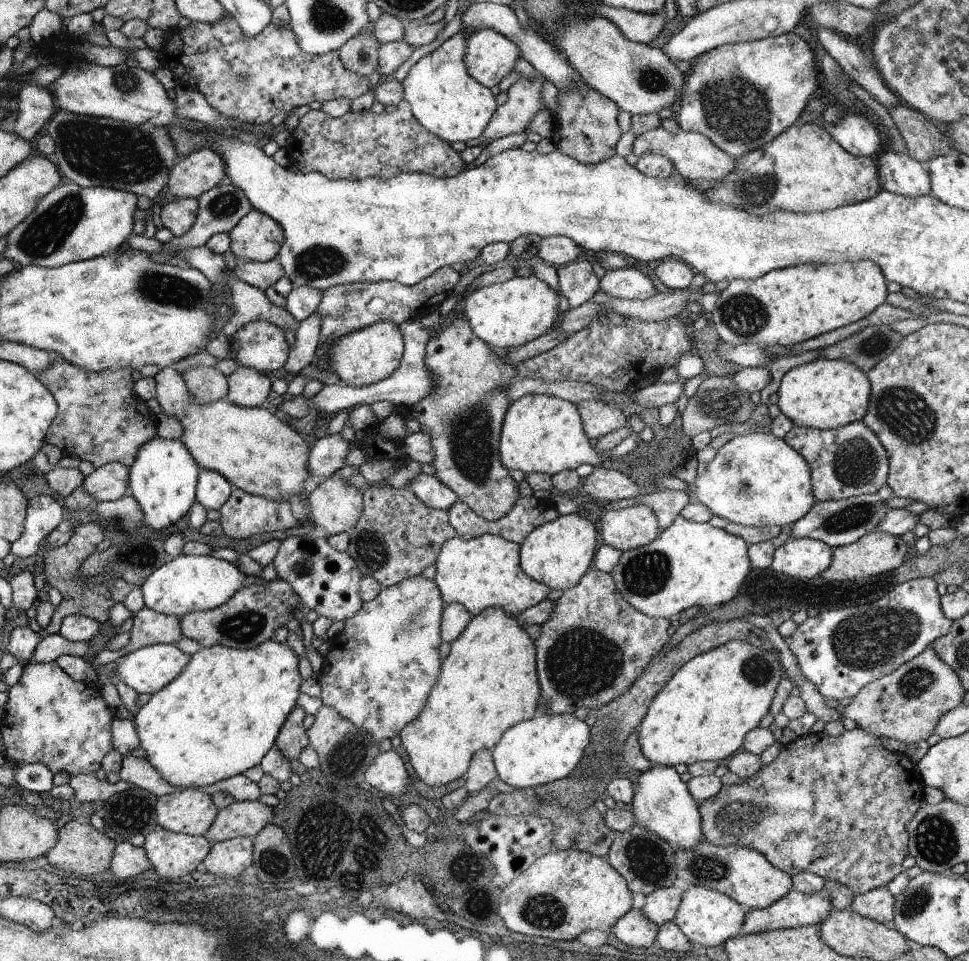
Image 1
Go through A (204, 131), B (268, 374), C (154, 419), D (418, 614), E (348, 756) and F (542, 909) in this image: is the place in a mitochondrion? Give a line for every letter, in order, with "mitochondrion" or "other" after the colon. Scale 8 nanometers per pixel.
A: other
B: other
C: other
D: mitochondrion
E: mitochondrion
F: mitochondrion

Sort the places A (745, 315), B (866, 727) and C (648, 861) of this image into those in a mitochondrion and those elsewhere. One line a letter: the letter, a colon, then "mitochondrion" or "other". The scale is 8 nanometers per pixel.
A: mitochondrion
B: other
C: mitochondrion

